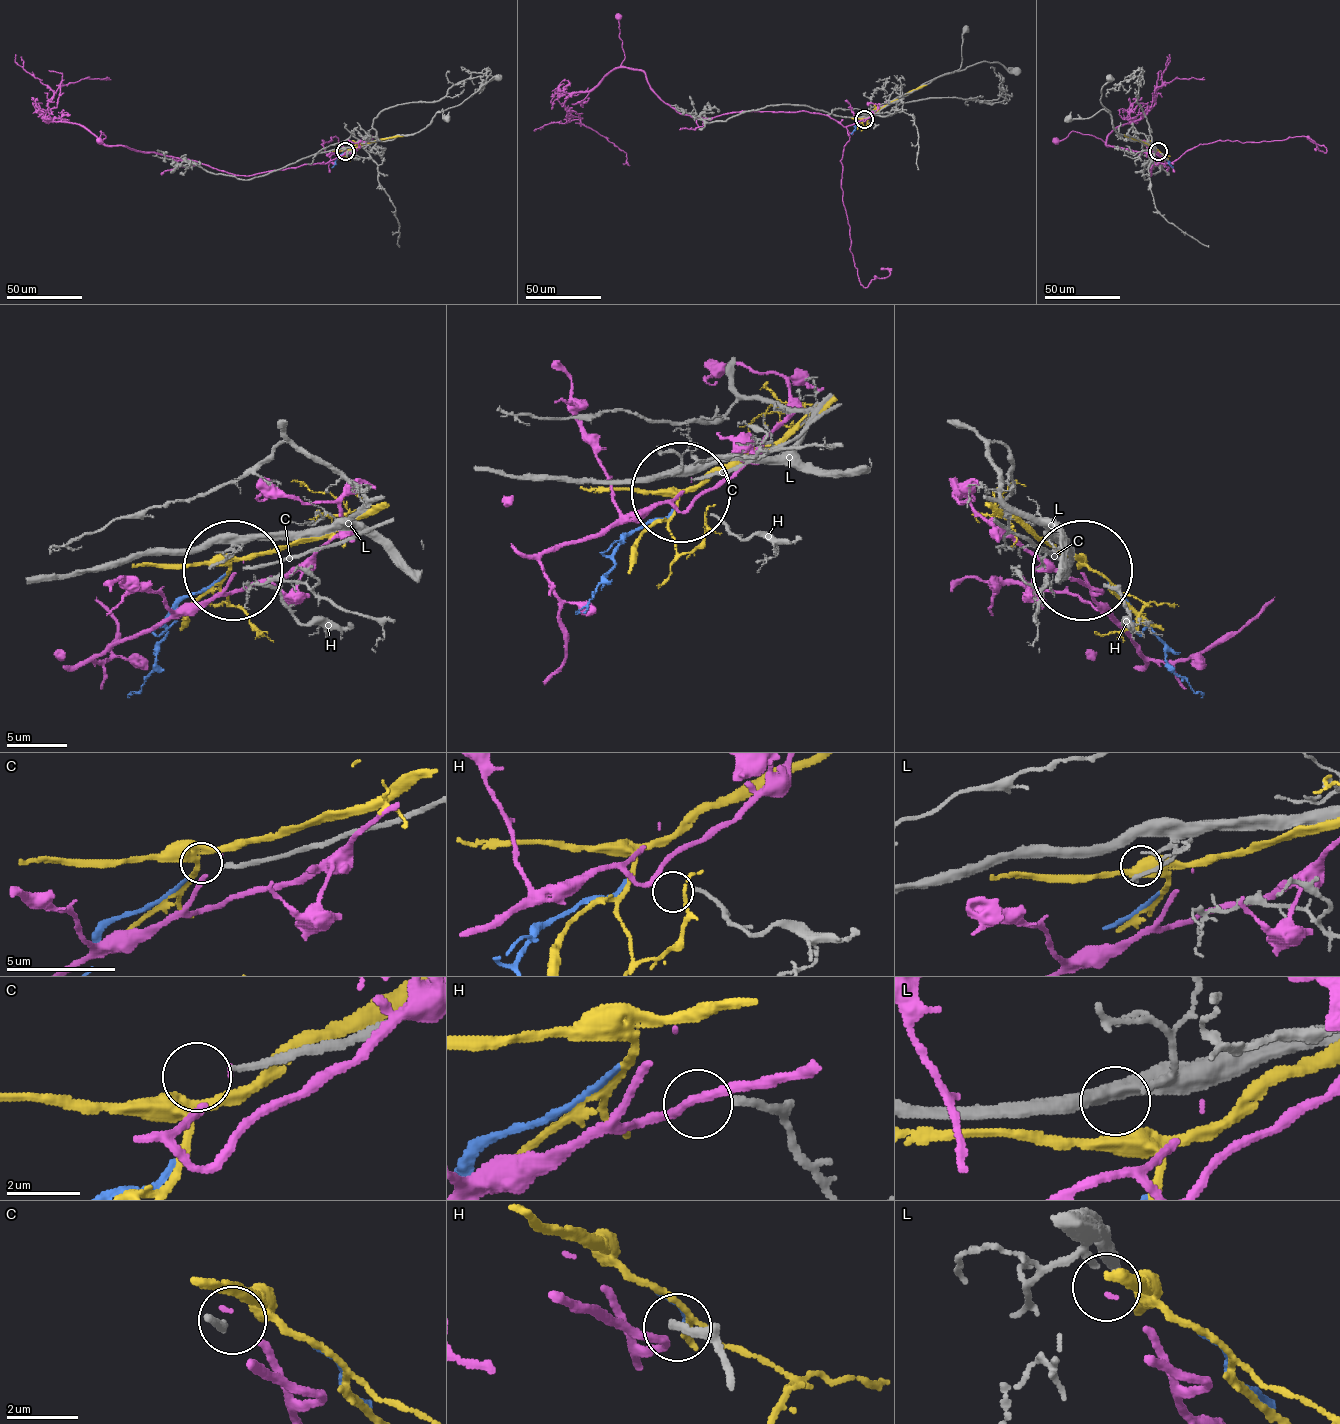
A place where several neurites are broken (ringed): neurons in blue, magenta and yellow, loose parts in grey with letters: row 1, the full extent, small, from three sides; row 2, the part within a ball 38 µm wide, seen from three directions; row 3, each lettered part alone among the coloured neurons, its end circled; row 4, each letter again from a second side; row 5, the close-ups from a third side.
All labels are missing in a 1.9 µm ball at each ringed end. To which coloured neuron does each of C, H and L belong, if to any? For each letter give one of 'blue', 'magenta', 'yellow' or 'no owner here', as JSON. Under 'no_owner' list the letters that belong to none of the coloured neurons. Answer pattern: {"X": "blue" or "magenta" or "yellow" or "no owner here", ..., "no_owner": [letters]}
{"C": "no owner here", "H": "no owner here", "L": "no owner here", "no_owner": ["C", "H", "L"]}

